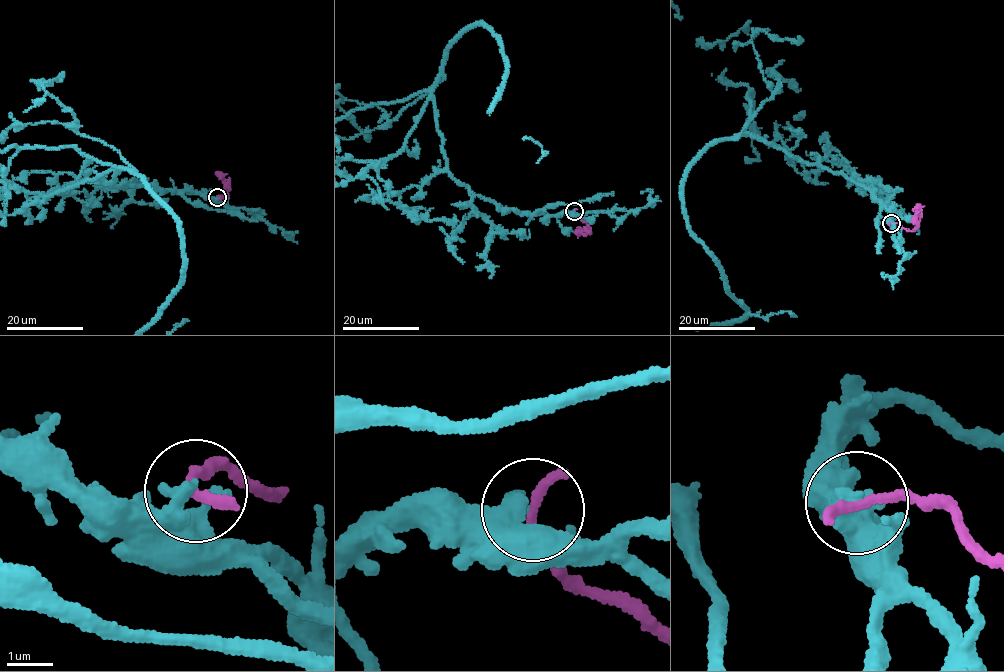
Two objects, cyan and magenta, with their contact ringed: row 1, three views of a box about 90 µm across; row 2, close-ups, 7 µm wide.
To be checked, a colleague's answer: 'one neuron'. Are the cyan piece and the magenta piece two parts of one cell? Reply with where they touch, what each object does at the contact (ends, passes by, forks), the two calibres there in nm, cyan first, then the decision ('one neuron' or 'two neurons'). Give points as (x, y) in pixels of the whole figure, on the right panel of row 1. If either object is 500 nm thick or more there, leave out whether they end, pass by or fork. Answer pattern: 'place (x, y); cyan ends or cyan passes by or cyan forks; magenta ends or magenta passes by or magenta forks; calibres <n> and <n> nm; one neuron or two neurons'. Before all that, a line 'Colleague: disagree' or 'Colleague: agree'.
Colleague: disagree
place (891, 223); cyan ends; magenta ends; calibres 400 and 280 nm; two neurons

